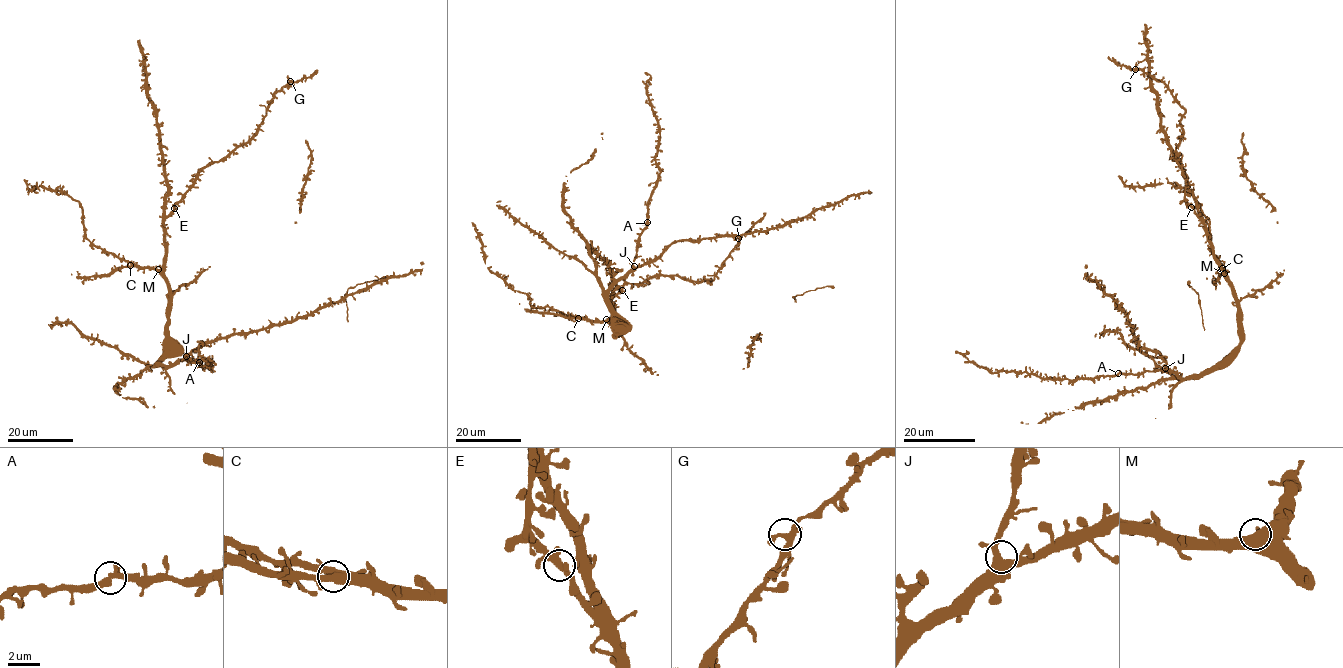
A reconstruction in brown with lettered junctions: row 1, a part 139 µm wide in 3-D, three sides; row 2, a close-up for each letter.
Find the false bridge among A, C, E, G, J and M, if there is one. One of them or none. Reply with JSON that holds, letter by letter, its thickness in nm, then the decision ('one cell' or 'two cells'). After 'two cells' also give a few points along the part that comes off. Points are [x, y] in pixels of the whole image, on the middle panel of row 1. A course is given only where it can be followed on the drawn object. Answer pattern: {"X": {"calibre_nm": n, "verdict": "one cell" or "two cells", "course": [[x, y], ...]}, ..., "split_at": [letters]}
{"A": {"calibre_nm": 360, "verdict": "one cell"}, "C": {"calibre_nm": 480, "verdict": "one cell"}, "E": {"calibre_nm": 380, "verdict": "one cell"}, "G": {"calibre_nm": 360, "verdict": "one cell"}, "J": {"calibre_nm": 480, "verdict": "one cell"}, "M": {"calibre_nm": 480, "verdict": "one cell"}, "split_at": []}

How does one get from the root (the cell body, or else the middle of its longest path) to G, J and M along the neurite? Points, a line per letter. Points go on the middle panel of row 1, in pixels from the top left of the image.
G: (616, 332), (612, 322), (612, 299), (625, 285), (640, 284), (657, 276), (680, 276), (710, 283), (738, 238)
J: (616, 332), (615, 316), (610, 306), (608, 290), (634, 266)
M: (616, 332), (606, 319)

